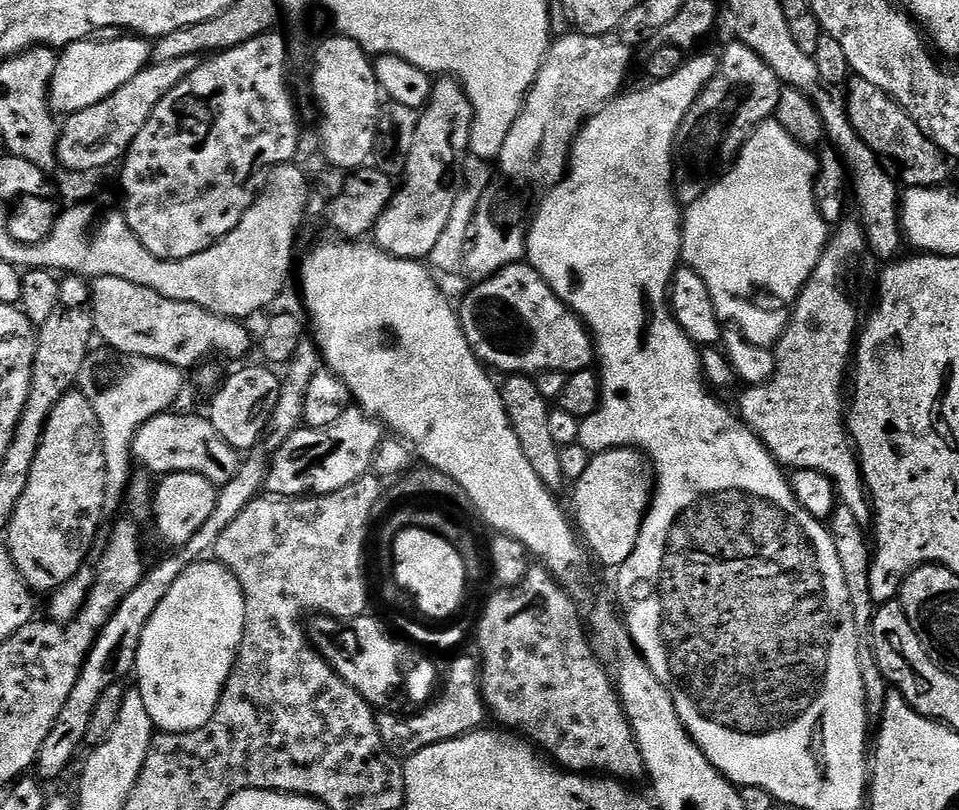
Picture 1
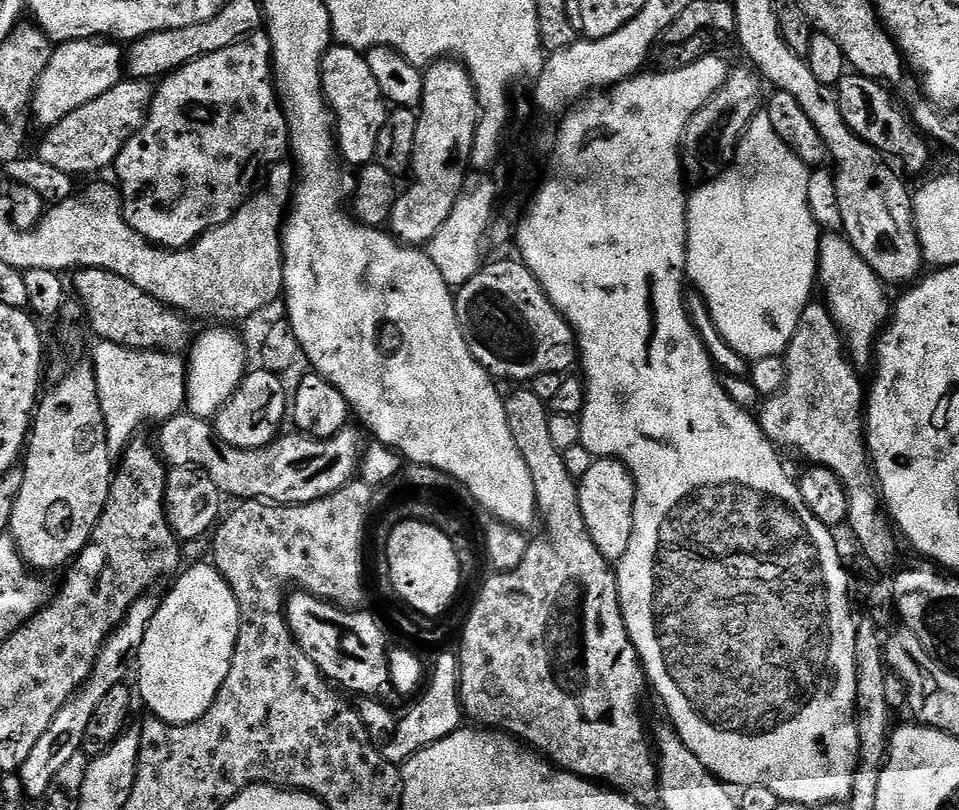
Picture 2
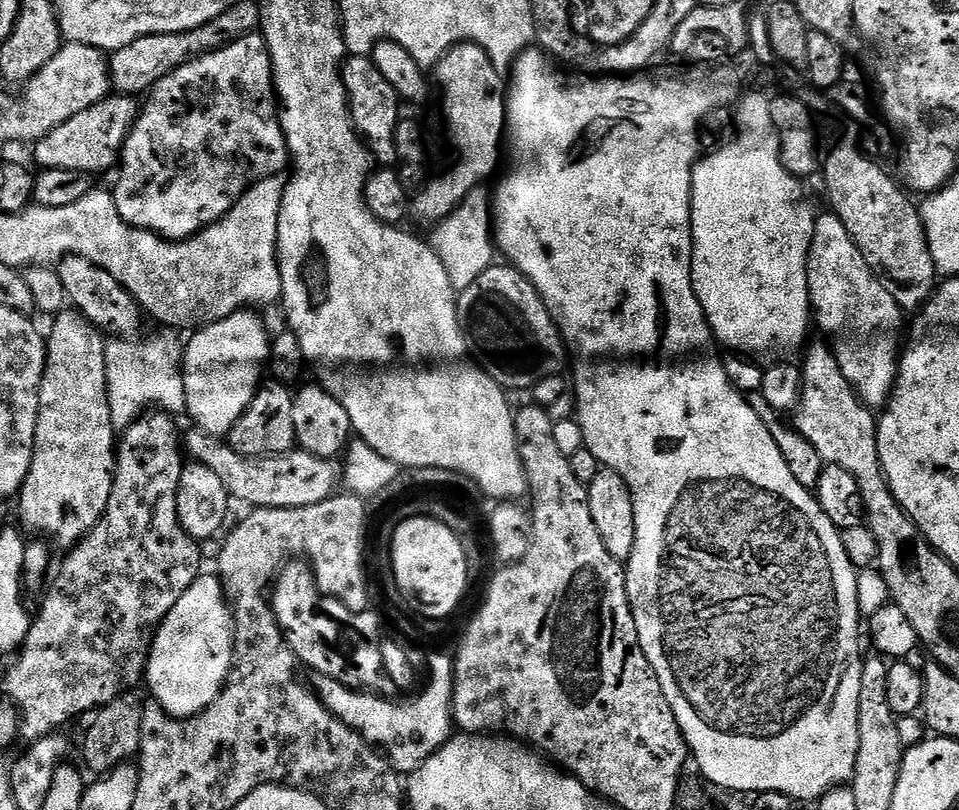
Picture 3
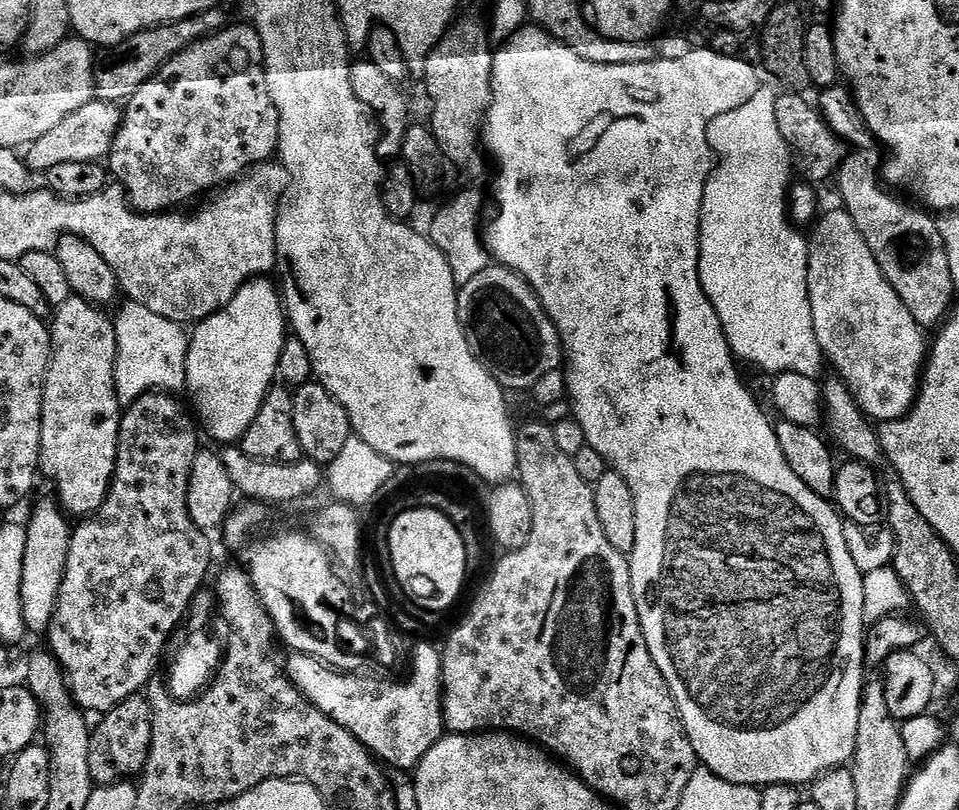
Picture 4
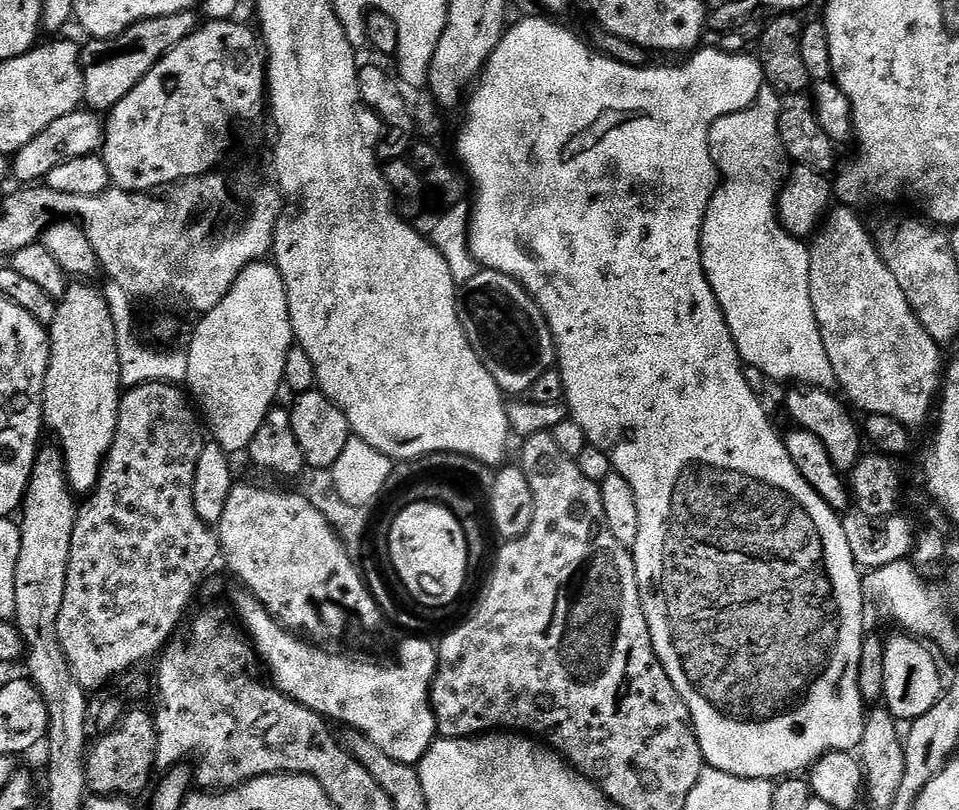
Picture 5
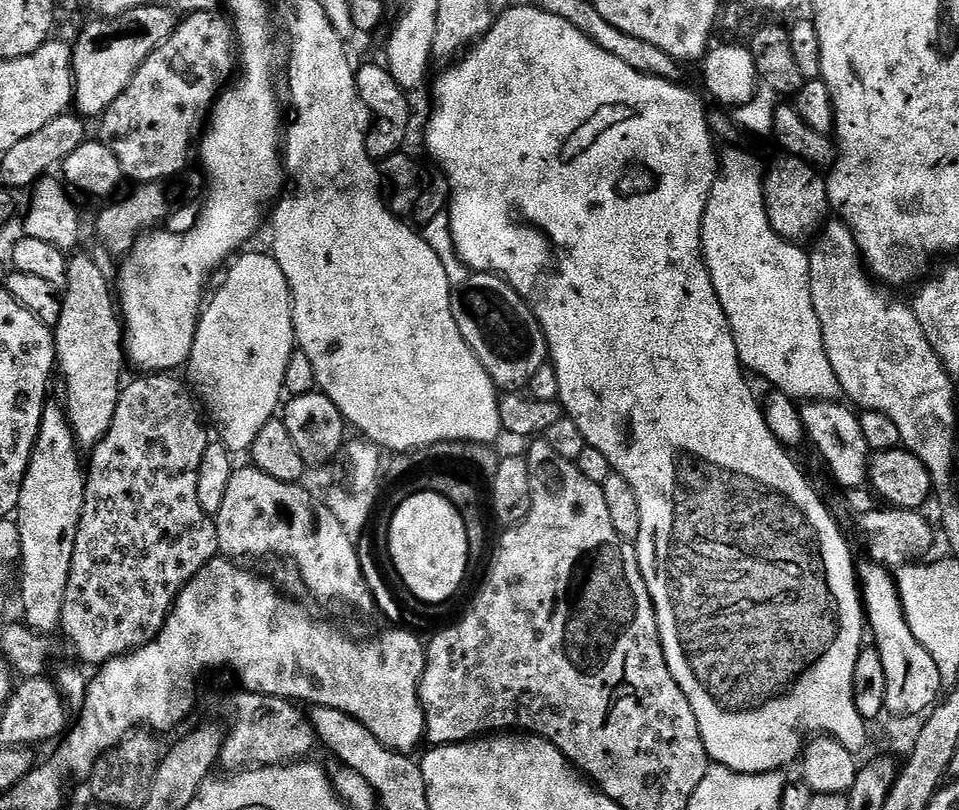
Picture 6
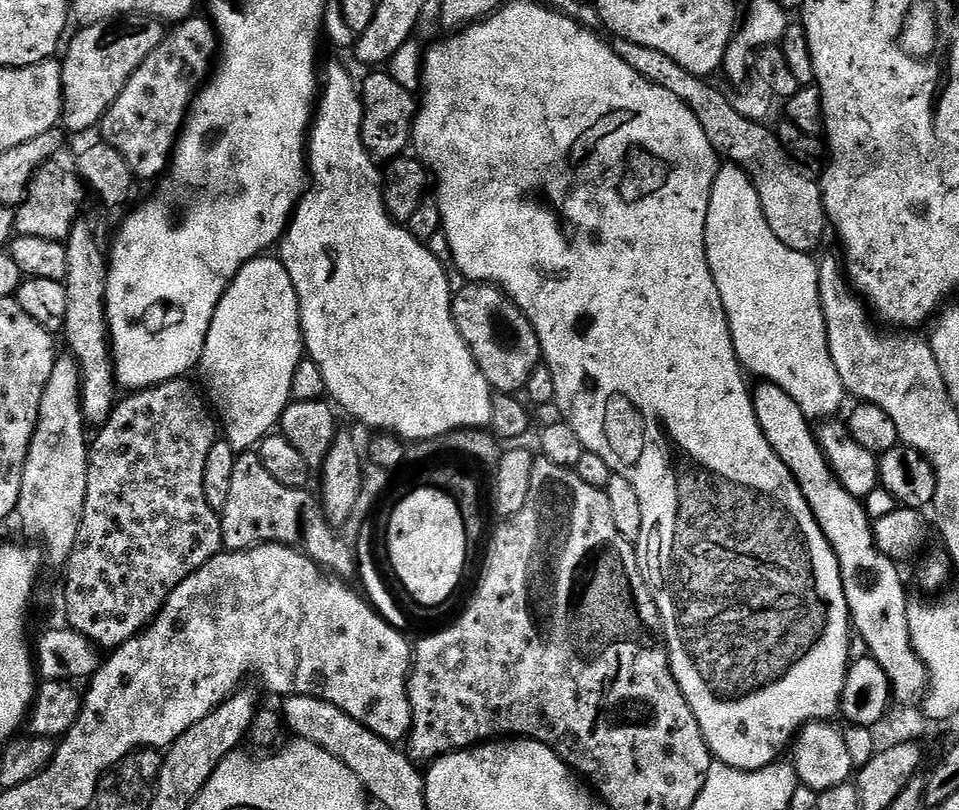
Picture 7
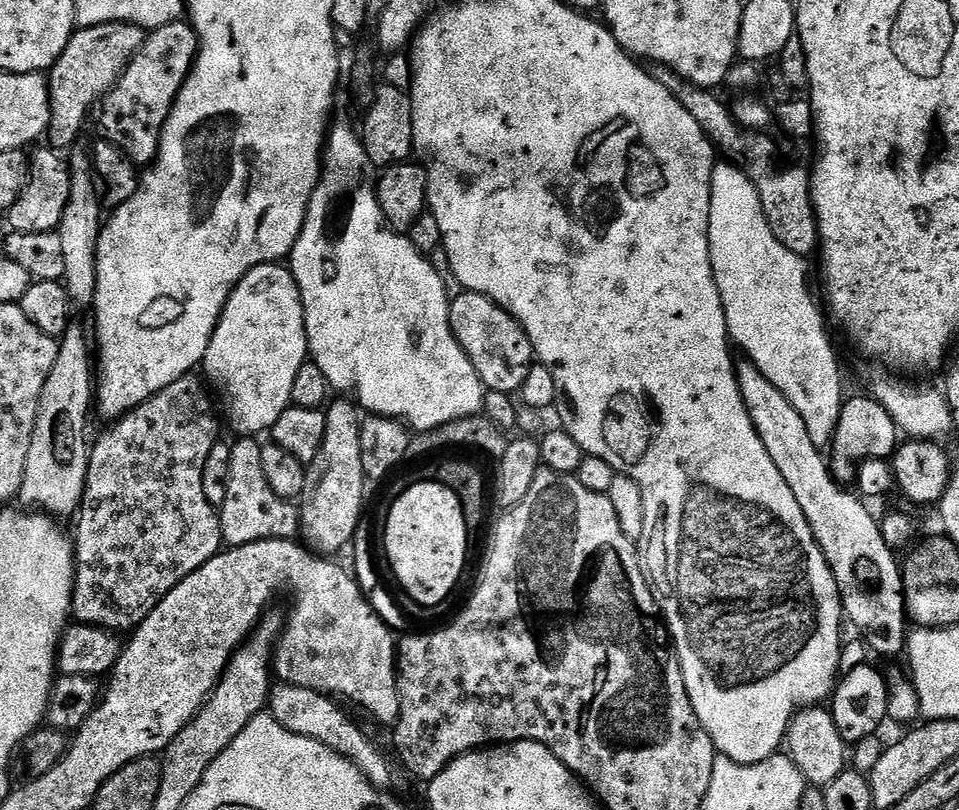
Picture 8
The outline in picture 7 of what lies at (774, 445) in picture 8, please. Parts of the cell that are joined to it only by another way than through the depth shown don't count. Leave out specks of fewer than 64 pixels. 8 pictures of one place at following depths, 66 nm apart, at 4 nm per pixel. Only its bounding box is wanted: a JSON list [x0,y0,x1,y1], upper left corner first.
[752,382,928,706]

